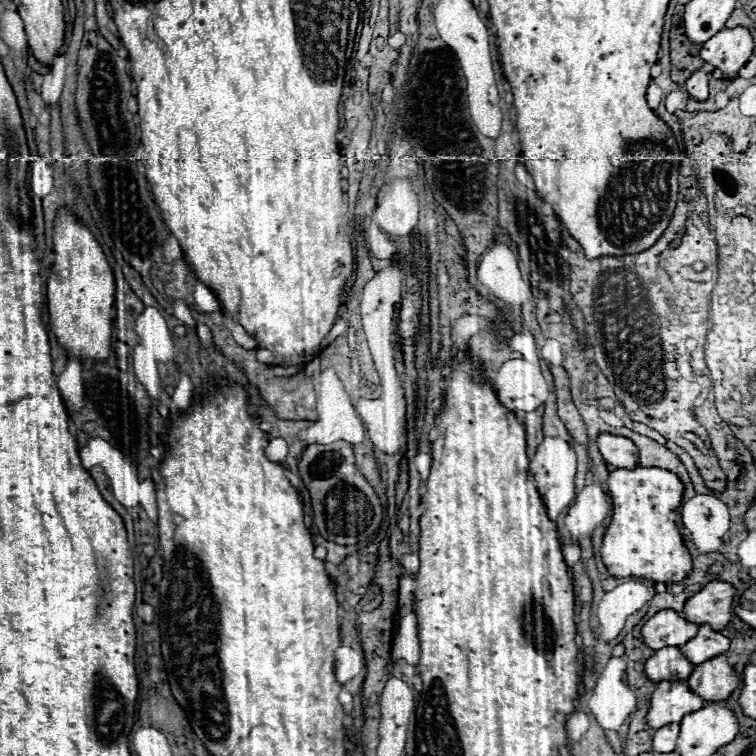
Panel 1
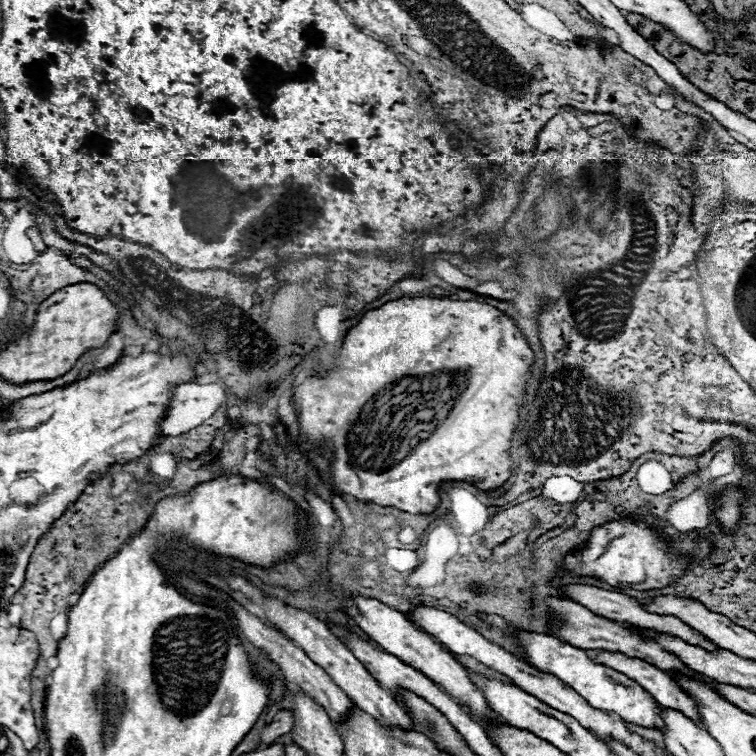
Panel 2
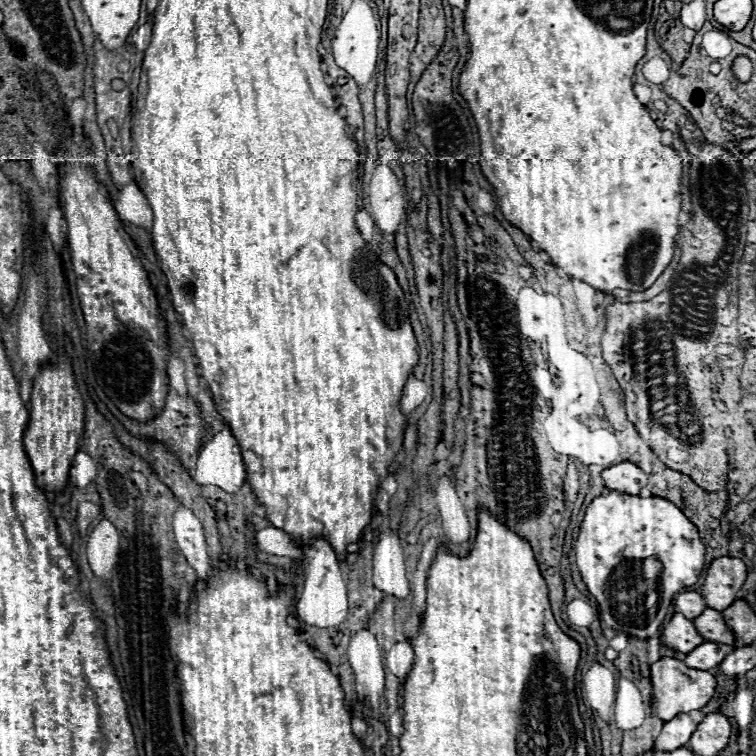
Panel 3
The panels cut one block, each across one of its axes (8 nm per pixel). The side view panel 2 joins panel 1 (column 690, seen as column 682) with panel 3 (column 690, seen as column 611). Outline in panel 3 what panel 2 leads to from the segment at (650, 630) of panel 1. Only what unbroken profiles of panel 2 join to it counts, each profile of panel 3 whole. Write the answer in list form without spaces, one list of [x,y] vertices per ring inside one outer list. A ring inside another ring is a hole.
[[[682,592],[676,596],[676,608],[686,618],[694,620],[696,616],[700,616],[706,610],[706,600],[702,598],[700,592]]]

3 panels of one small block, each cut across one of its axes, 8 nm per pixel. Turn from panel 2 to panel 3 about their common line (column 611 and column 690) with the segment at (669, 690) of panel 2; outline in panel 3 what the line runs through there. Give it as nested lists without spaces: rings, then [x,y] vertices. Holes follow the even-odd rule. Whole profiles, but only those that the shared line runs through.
[[[700,644],[696,646],[692,652],[686,654],[686,666],[688,668],[696,668],[696,670],[712,670],[716,668],[730,652],[734,650],[734,646],[728,644]]]

